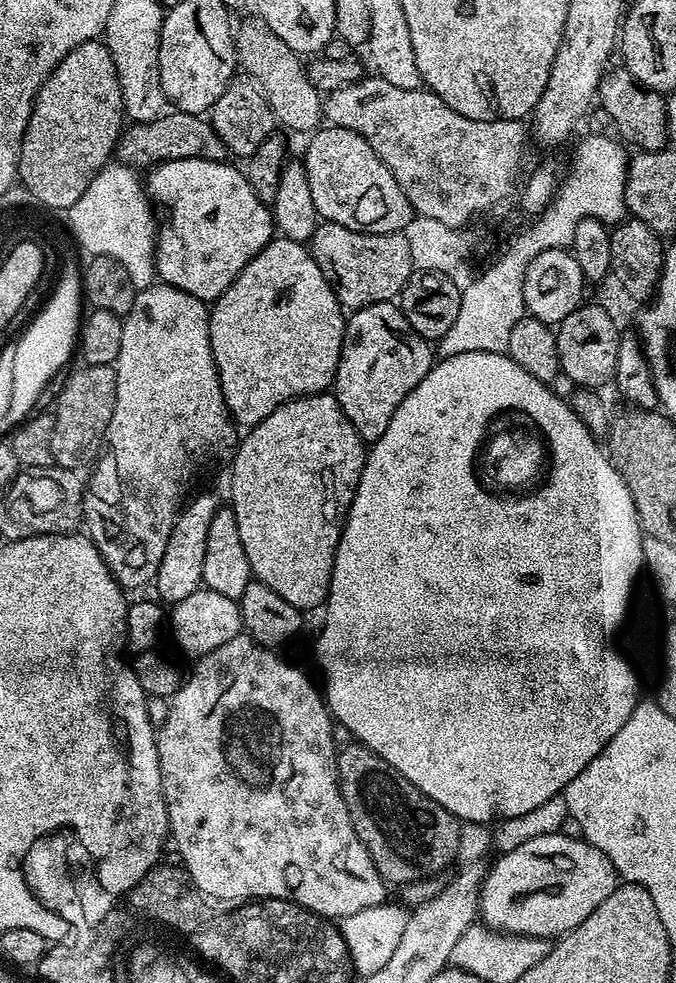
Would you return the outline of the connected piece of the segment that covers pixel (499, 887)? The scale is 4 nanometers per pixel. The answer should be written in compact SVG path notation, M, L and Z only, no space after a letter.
M559 832L530 838L530 842L522 842L522 846L517 848L508 848L505 853L505 856L493 862L492 868L490 864L480 891L479 919L497 932L514 936L559 938L586 922L586 918L590 918L590 914L594 914L594 910L598 910L598 906L610 898L618 883L614 866L610 858L602 854L602 850L585 839L566 838Z

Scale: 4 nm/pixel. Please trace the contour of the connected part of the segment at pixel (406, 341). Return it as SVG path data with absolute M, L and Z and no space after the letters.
M378 302L357 308L344 325L344 341L334 381L338 406L342 406L346 418L350 418L354 430L358 430L364 441L375 442L386 434L386 426L390 426L394 410L402 406L402 398L426 378L433 363L433 345L410 326L399 303Z

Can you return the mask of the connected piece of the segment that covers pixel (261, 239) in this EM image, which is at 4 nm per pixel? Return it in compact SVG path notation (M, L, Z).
M198 158L171 160L155 165L147 176L149 197L168 211L159 221L156 234L157 277L178 290L186 290L186 294L194 294L194 298L205 302L216 301L228 289L230 282L238 278L242 269L273 240L271 207L263 204L258 194L254 194L247 175L241 169L239 172L232 162Z

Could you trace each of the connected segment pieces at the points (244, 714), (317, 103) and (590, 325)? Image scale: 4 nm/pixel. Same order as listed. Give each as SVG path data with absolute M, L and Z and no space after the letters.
M241 634L226 642L226 646L218 646L218 650L199 657L195 661L196 669L187 673L180 689L170 697L170 714L156 734L158 766L162 770L162 794L168 807L170 840L171 843L176 843L176 848L184 859L182 867L198 890L213 901L293 900L303 908L329 918L358 914L358 910L385 903L386 882L378 874L366 846L358 838L346 810L346 802L340 793L340 775L336 773L338 743L336 744L336 736L332 733L334 721L321 689L312 685L312 680L306 673L299 672L294 665L287 664L282 657L276 655L280 654L256 643L251 636Z
M252 14L249 20L239 21L234 32L236 54L249 77L264 89L264 96L270 102L272 113L276 115L277 125L289 128L292 132L311 134L321 127L324 115L322 94L310 82L305 61L259 15Z
M584 302L579 308L566 315L555 329L558 358L560 359L560 371L564 376L568 375L573 380L572 384L591 389L603 389L603 384L611 385L616 375L618 366L618 346L620 345L621 329L616 328L612 316L600 304Z

